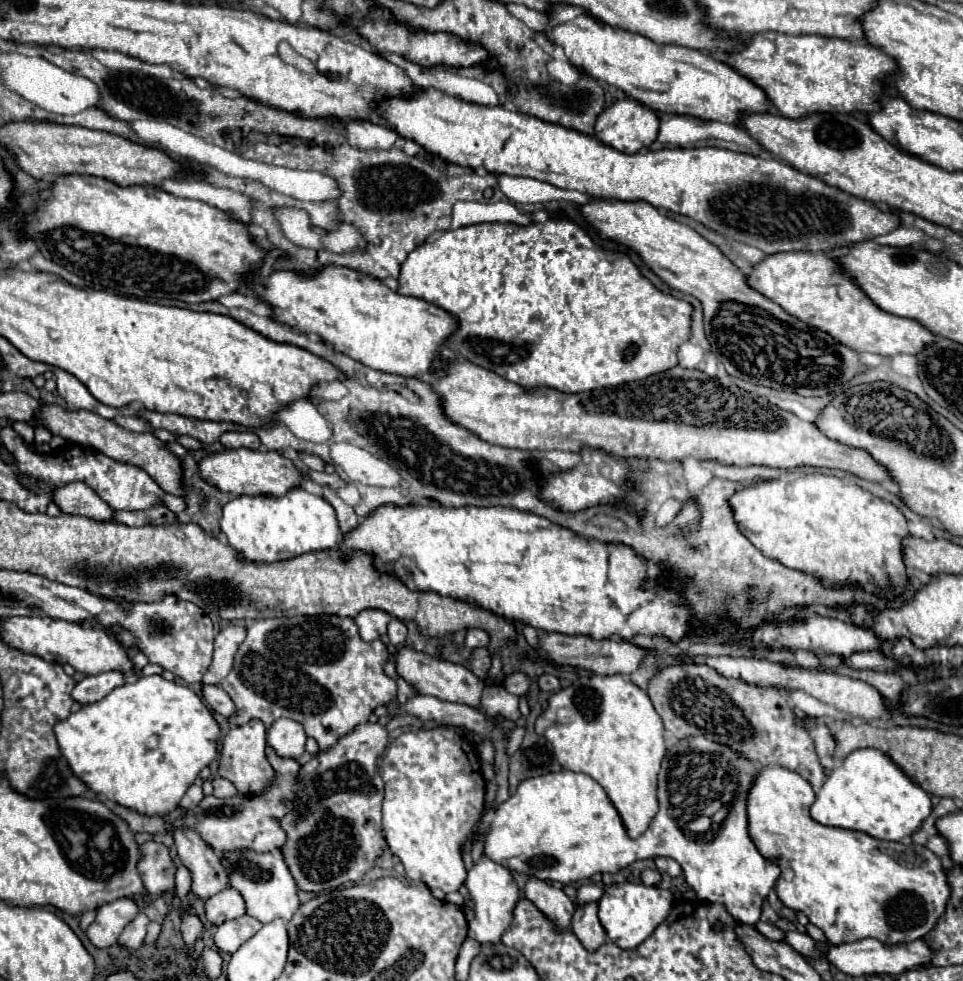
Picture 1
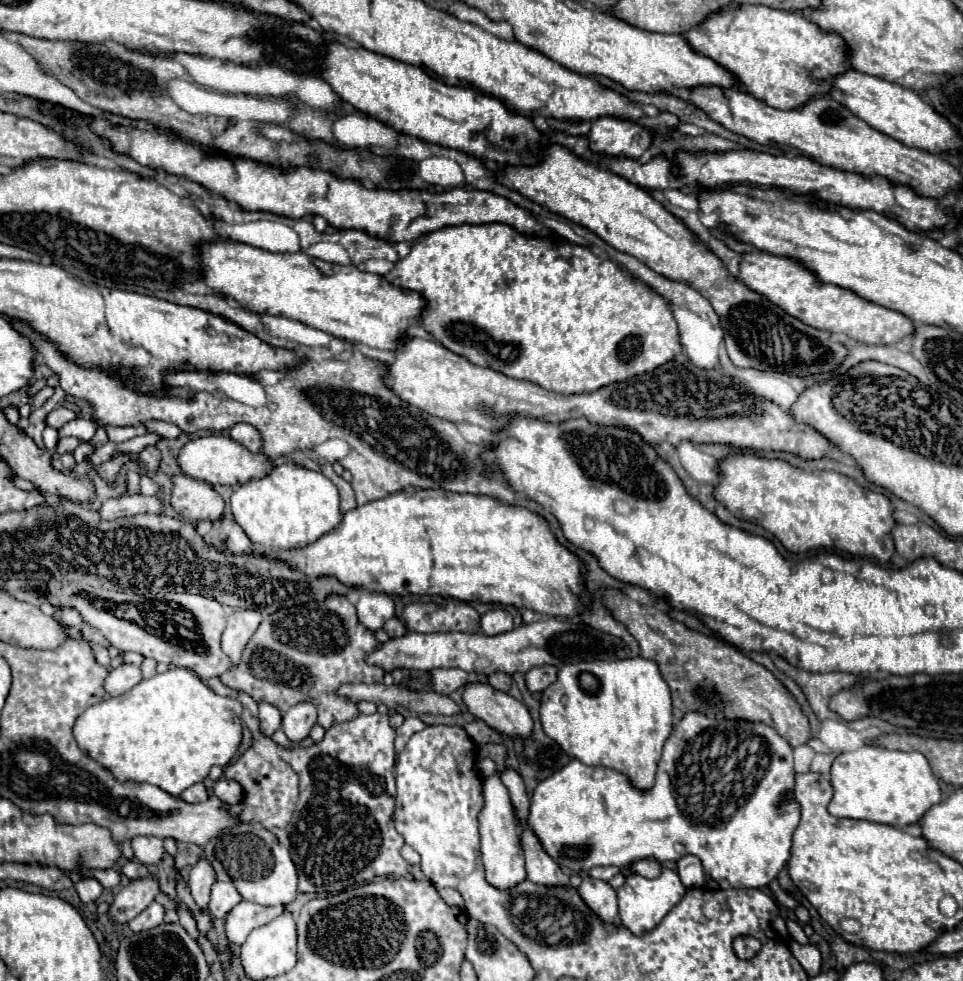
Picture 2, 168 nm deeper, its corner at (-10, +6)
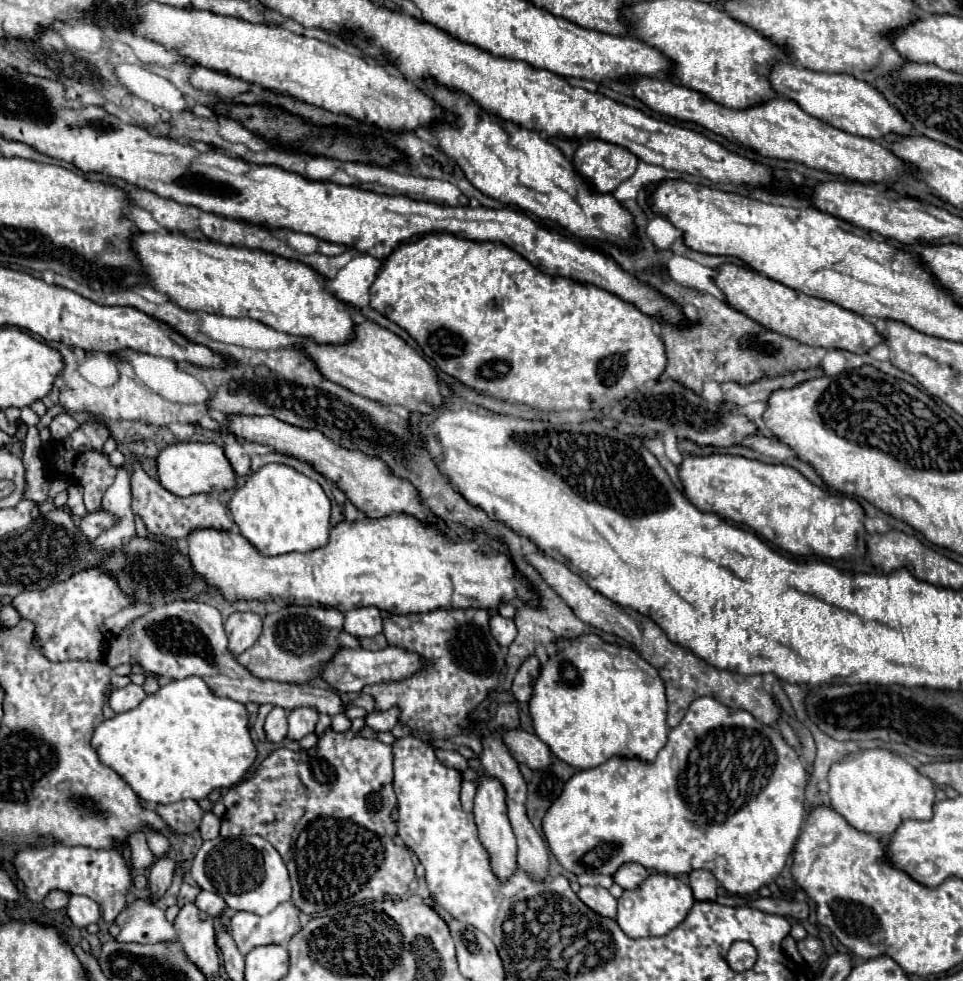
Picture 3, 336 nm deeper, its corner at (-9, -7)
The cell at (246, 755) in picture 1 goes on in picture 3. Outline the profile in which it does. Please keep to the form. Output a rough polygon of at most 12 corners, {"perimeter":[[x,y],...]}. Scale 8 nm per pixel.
{"perimeter":[[273,707],[265,719],[265,735],[281,741],[287,735],[287,711]]}

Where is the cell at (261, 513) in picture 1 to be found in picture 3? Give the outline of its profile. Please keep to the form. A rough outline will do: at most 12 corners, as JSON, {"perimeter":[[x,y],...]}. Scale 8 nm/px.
{"perimeter":[[287,465],[237,487],[229,511],[259,553],[321,549],[323,487]]}

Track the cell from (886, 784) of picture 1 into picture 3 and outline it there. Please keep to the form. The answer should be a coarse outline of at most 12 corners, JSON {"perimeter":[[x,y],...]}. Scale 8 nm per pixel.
{"perimeter":[[885,749],[829,769],[831,807],[893,835],[933,817],[935,785]]}

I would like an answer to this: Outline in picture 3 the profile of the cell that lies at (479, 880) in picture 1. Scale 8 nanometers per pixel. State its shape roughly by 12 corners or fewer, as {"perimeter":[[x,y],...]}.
{"perimeter":[[477,779],[473,815],[499,881],[517,871],[505,789]]}

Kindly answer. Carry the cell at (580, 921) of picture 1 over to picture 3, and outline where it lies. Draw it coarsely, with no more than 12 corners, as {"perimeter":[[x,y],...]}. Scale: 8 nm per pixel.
{"perimeter":[[581,887],[577,895],[601,917],[615,919],[617,899],[603,887]]}

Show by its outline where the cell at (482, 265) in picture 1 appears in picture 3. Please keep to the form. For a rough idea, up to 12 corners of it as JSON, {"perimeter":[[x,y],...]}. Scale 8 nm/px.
{"perimeter":[[503,243],[399,245],[371,307],[477,393],[603,409],[667,355]]}

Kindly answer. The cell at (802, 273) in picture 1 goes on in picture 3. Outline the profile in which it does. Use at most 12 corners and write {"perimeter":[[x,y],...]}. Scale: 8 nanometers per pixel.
{"perimeter":[[745,265],[715,283],[733,309],[799,343],[861,355],[871,321]]}

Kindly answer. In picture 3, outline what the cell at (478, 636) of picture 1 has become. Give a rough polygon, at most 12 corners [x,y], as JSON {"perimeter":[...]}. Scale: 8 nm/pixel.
{"perimeter":[[491,617],[491,635],[509,647],[517,635],[515,623]]}

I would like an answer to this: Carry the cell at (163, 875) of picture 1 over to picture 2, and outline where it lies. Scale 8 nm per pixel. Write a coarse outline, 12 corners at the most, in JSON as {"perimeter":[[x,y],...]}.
{"perimeter":[[154,836],[132,840],[136,860],[156,864],[164,856],[162,840]]}

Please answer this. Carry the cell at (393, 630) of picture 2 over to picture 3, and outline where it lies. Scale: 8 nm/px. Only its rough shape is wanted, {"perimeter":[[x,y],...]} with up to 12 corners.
{"perimeter":[[383,633],[359,639],[363,649],[379,651],[387,647]]}

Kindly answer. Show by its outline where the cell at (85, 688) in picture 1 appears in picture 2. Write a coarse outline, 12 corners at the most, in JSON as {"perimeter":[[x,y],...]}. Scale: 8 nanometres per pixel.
{"perimeter":[[134,664],[114,668],[104,682],[110,696],[122,696],[142,682]]}

